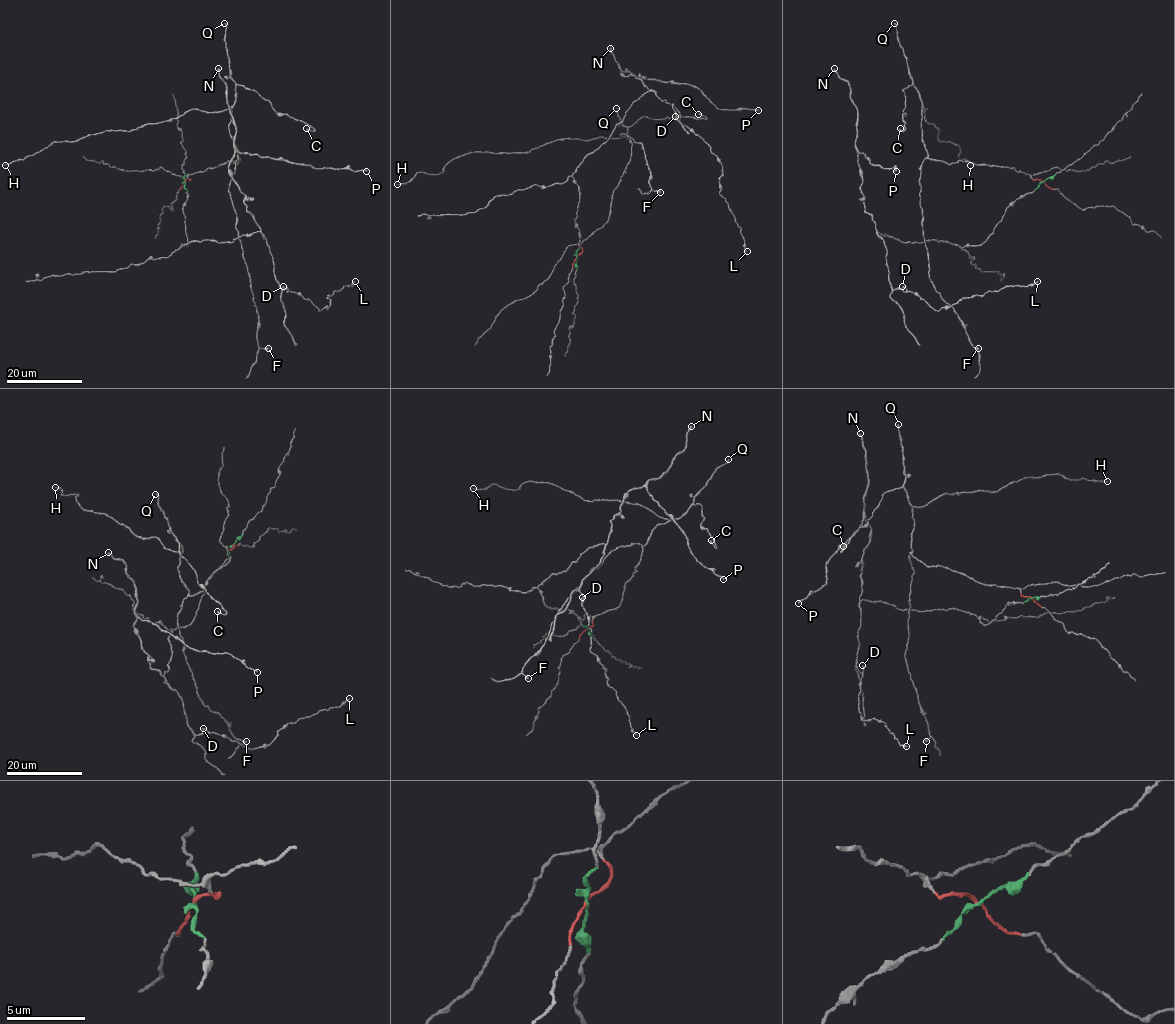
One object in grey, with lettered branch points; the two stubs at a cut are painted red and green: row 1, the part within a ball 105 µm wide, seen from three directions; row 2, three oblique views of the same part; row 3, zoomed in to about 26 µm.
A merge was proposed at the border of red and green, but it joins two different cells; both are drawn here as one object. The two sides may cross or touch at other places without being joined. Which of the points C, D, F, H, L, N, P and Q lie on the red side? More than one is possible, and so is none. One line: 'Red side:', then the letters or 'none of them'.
Red side: C, F, H, Q

